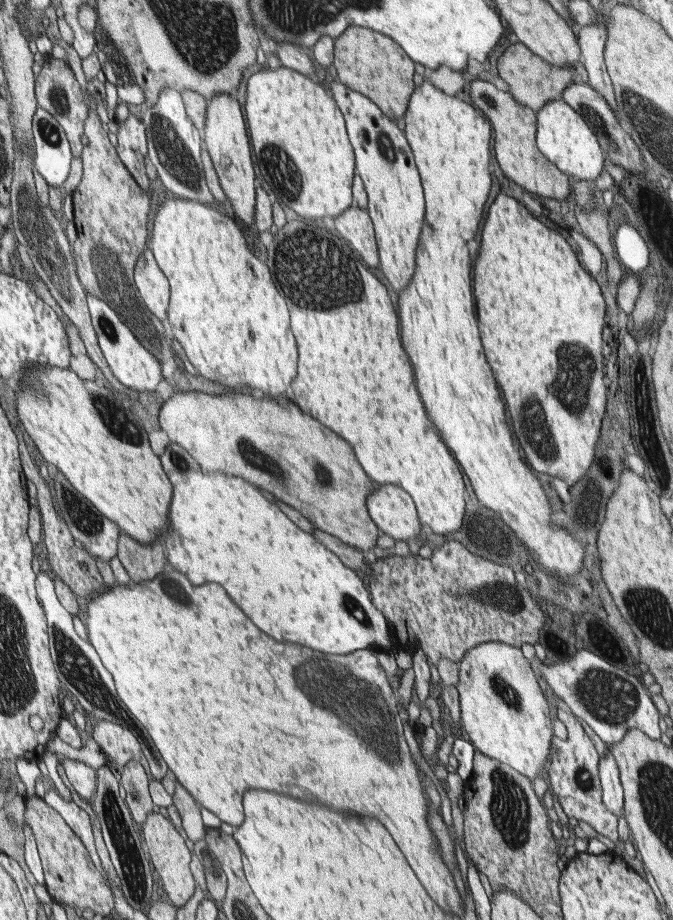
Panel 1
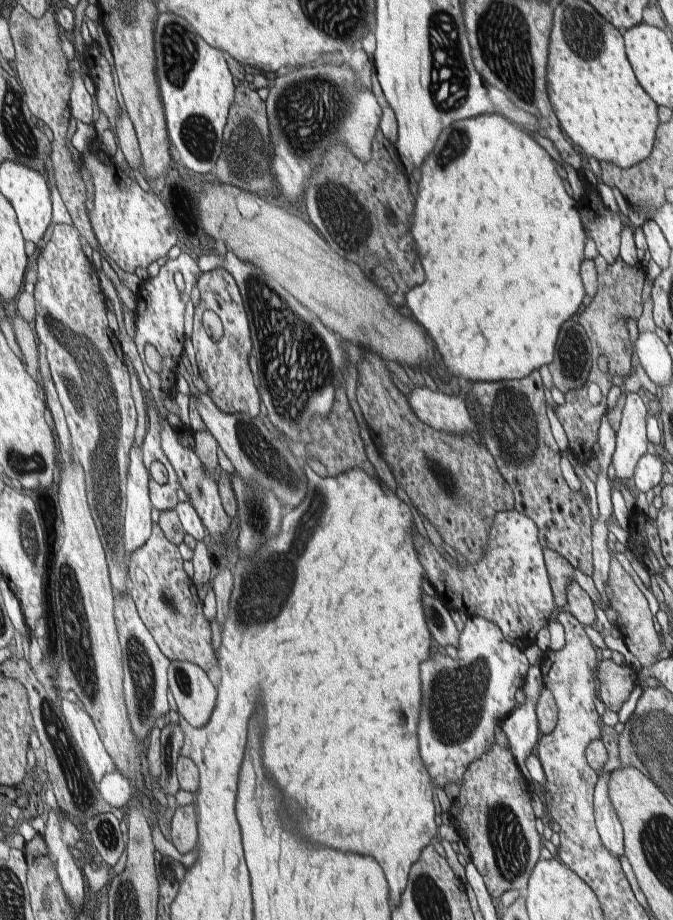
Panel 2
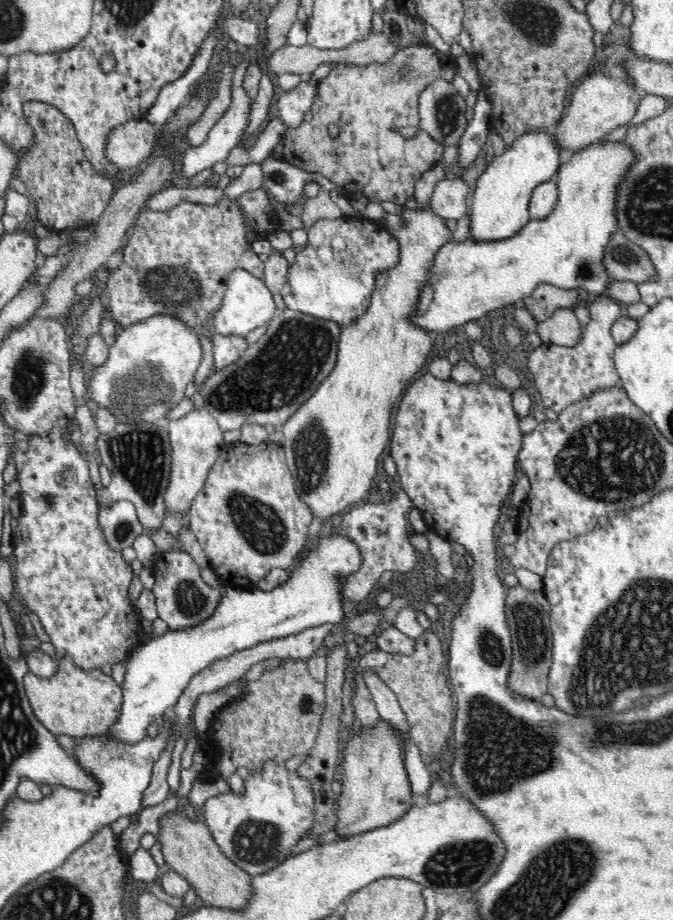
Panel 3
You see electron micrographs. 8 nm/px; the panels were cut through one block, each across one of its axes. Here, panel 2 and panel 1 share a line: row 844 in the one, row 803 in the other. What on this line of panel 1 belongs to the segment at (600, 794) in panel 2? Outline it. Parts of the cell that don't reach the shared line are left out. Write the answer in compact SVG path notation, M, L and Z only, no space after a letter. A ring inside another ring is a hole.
M609 752L599 758L599 782L601 782L601 802L605 810L611 810L617 818L621 818L623 786L619 780L619 770L615 766L615 760Z

